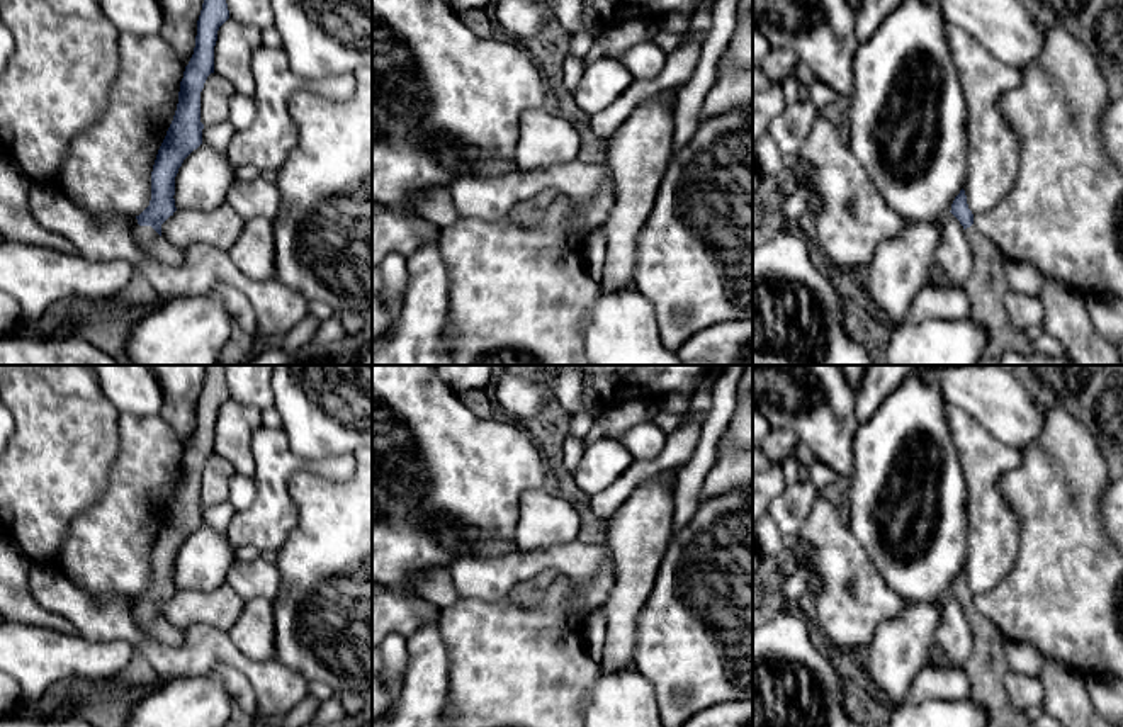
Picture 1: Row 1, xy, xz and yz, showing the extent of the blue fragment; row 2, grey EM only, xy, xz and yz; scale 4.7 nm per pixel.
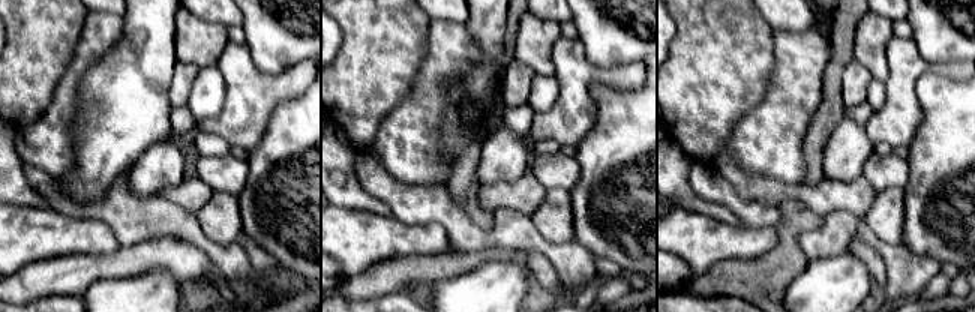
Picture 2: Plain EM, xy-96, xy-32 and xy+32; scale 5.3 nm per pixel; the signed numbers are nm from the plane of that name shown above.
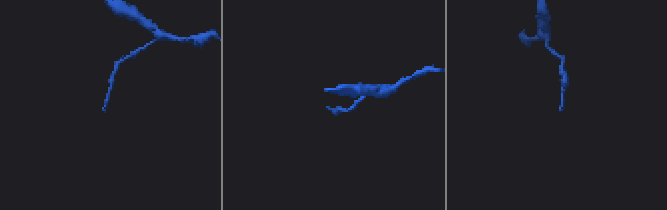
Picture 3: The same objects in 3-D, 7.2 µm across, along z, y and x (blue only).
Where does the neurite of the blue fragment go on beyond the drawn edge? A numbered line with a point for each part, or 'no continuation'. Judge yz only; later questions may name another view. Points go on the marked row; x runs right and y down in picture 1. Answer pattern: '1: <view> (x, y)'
1: yz (987, 287)

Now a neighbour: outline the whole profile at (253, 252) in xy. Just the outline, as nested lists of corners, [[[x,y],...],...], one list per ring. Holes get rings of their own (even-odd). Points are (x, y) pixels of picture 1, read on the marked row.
[[[270,219],[245,221],[243,231],[228,250],[233,263],[250,280],[263,282],[275,273],[275,240]]]

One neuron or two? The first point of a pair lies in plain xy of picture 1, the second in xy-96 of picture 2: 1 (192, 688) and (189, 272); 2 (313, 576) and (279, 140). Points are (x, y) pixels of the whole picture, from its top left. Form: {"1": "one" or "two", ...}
{"1": "two", "2": "one"}

